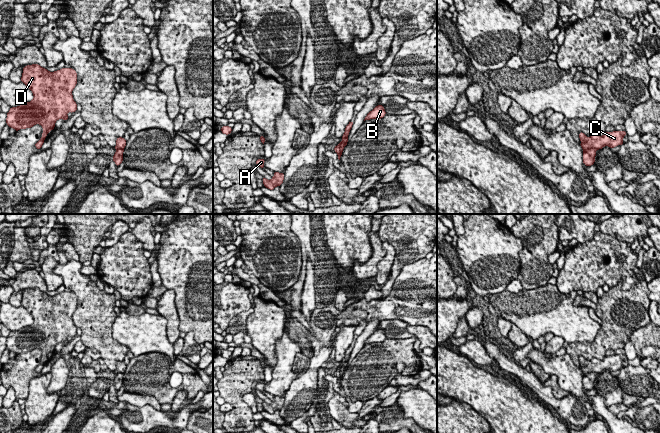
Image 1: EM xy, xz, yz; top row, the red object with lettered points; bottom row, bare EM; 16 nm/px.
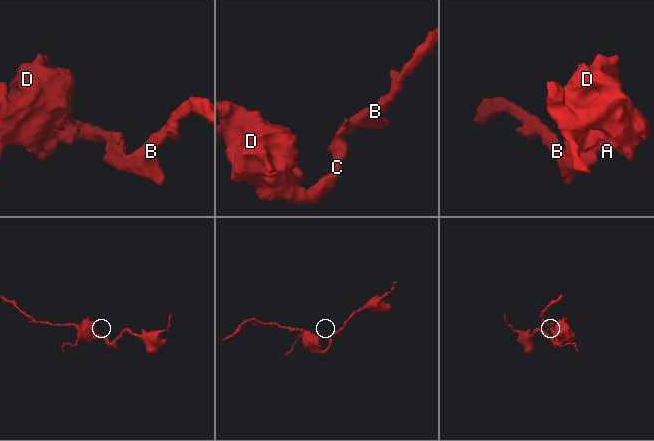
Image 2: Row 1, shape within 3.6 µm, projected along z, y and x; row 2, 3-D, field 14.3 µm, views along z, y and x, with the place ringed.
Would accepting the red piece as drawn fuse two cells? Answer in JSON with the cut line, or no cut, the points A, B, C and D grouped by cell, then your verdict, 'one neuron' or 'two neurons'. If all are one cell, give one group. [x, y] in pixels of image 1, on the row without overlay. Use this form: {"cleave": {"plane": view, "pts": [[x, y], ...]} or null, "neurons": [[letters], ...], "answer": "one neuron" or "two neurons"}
{"cleave": {"plane": "yz", "pts": [[595, 373], [586, 373], [584, 375]]}, "neurons": [["A", "C", "D"], ["B"]], "answer": "two neurons"}

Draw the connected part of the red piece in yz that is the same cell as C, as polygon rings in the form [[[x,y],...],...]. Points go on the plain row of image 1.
[[[613,355],[605,356],[603,360],[593,358],[591,361],[587,361],[583,356],[579,357],[580,370],[583,375],[587,373],[599,374],[605,370],[609,370],[611,373],[622,369],[624,360],[627,359],[626,355]]]

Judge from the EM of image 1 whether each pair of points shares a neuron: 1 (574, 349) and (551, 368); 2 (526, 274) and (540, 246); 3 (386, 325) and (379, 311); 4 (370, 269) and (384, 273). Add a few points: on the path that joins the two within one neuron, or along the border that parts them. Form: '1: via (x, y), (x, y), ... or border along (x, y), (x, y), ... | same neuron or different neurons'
1: border along (566, 353), (579, 368) | different neurons
2: via (533, 267), (535, 253) | same neuron
3: border along (380, 320), (401, 319), (406, 323) | different neurons
4: border along (383, 248), (385, 255), (377, 263), (375, 277) | different neurons

